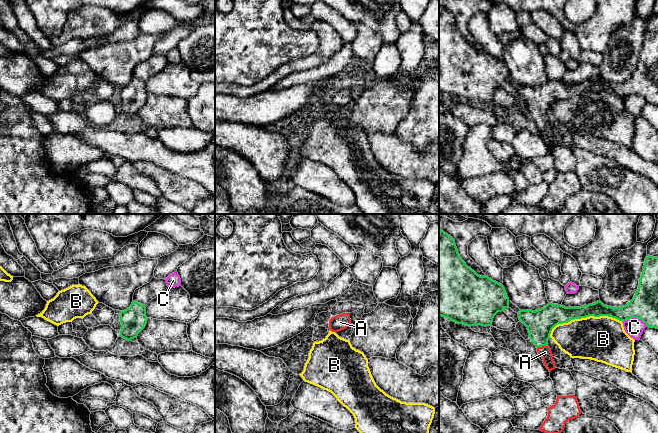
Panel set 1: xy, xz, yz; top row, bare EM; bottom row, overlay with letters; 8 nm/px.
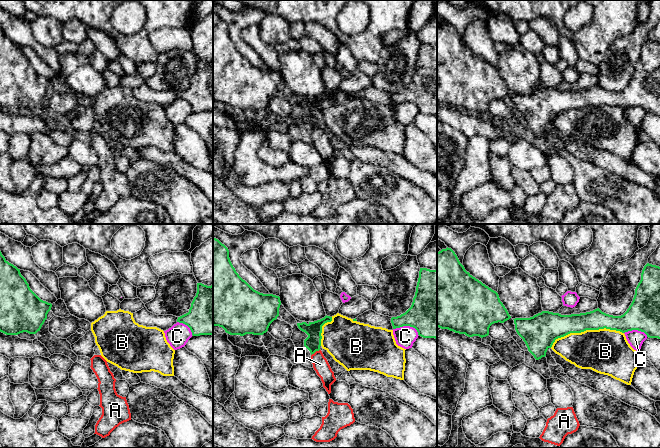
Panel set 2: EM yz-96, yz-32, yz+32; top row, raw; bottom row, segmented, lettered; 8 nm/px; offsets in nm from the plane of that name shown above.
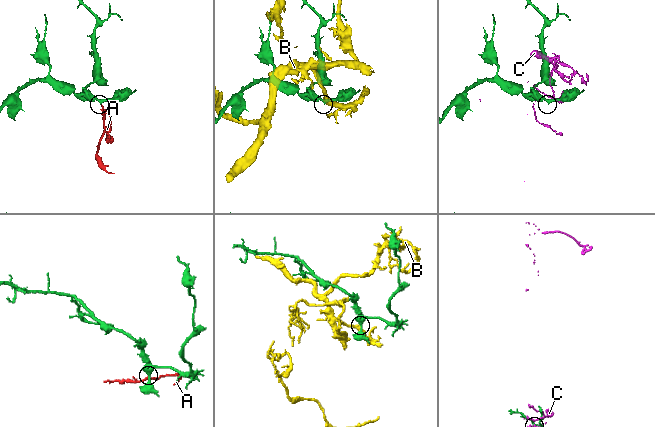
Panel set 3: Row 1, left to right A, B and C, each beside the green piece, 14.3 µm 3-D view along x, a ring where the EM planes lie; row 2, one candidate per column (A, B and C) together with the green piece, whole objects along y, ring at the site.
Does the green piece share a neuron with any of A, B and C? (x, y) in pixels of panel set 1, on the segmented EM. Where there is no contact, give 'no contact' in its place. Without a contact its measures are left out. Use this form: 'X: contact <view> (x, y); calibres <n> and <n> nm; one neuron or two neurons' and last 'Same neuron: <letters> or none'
A: contact yz (542, 345); calibres 220 and 100 nm; one neuron
B: contact yz (583, 317); calibres 180 and 360 nm; two neurons
C: contact yz (635, 317); calibres 220 and 150 nm; two neurons
Same neuron: A

